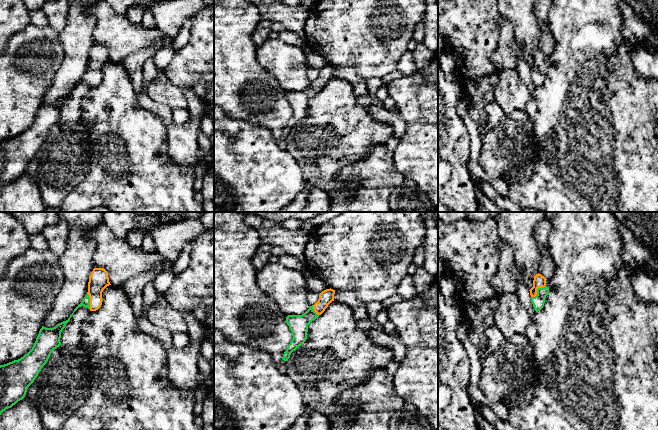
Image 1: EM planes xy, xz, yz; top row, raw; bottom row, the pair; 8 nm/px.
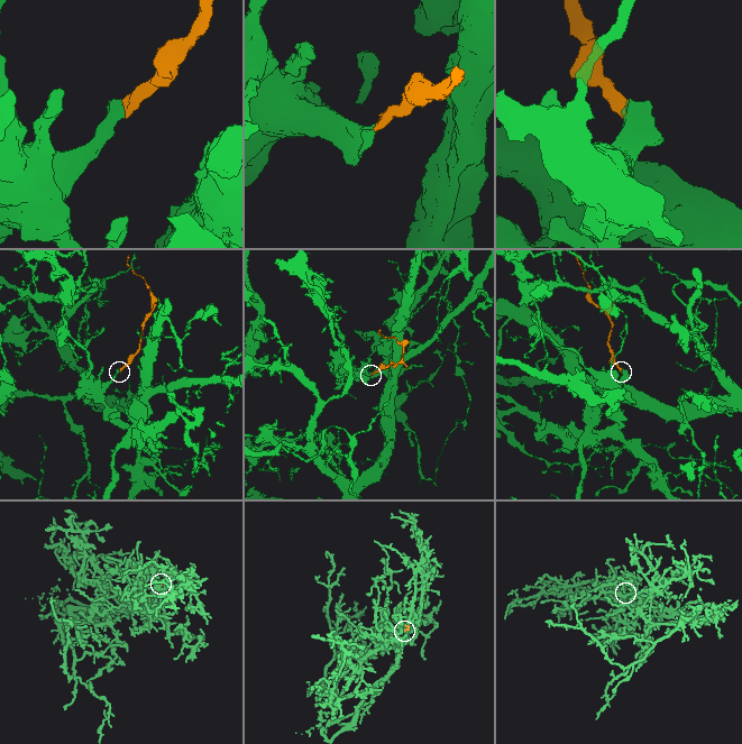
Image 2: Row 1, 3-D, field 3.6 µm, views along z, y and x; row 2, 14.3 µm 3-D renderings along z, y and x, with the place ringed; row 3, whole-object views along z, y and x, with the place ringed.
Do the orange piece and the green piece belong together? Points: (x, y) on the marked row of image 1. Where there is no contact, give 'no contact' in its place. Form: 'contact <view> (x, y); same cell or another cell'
contact yz (536, 290); same cell

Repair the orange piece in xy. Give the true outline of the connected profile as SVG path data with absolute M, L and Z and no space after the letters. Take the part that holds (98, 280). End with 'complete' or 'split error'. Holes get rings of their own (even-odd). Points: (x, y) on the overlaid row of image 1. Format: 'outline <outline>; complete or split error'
outline M94 268L89 276L88 292L82 299L81 303L74 309L70 317L53 328L42 326L32 349L27 354L18 360L0 365L0 415L3 411L11 408L25 397L28 387L34 382L43 366L47 363L53 350L61 345L61 332L70 321L74 312L82 306L88 308L90 311L98 310L103 301L102 292L109 285L111 284L109 282L108 272L103 268Z; split error

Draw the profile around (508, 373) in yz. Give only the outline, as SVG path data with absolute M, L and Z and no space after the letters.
M516 333L490 353L483 362L478 383L484 396L491 402L509 401L511 404L525 405L534 396L537 383L537 369L534 365L534 349L524 333Z

